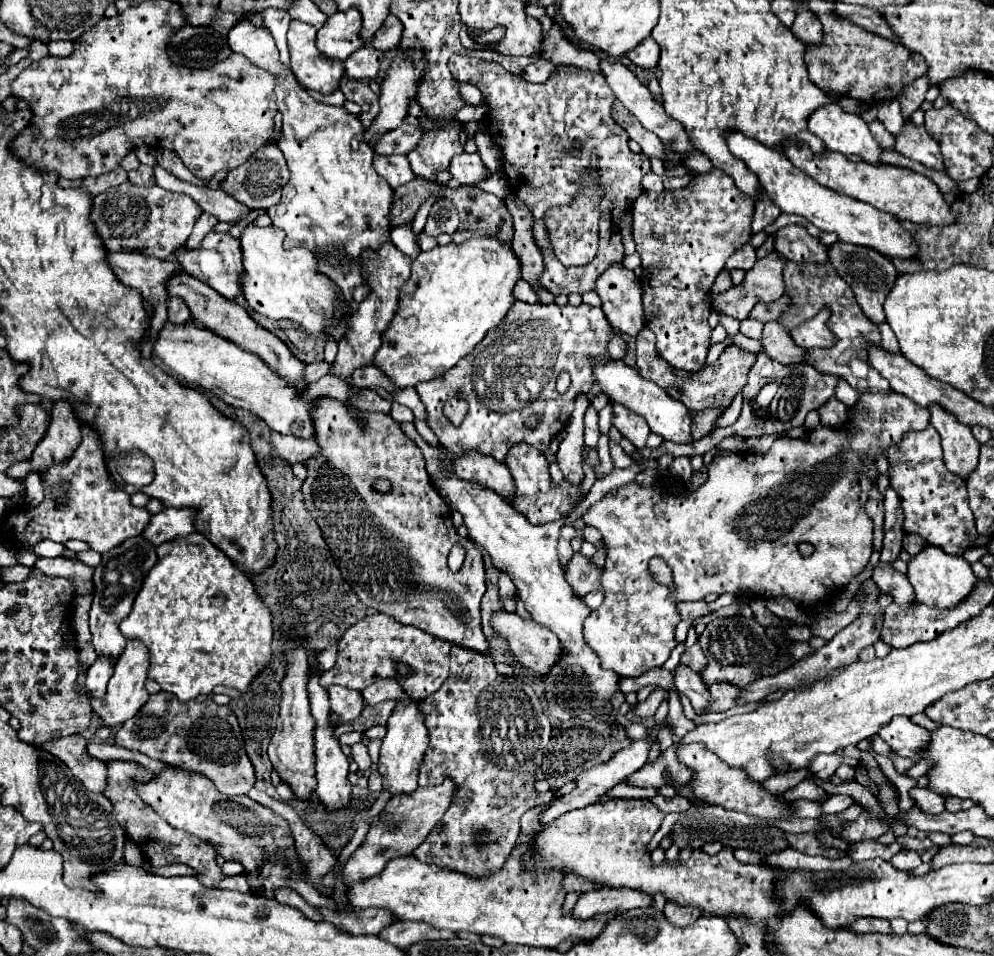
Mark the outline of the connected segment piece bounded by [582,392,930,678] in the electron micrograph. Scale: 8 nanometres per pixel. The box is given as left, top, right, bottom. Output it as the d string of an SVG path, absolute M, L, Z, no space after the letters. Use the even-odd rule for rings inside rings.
M894 392L862 394L858 406L850 412L852 416L844 430L818 426L802 438L778 438L766 454L716 454L708 466L708 480L698 490L678 490L670 478L658 478L652 486L628 482L608 490L602 500L588 508L582 518L588 526L600 530L608 548L600 578L604 602L584 620L584 640L600 658L602 668L618 672L618 676L634 678L662 666L678 644L674 632L680 622L680 602L704 600L710 592L746 590L760 598L788 596L802 608L812 608L864 570L872 554L872 520L860 504L856 474L868 464L870 468L864 474L876 478L876 452L880 448L886 452L888 446L898 442L908 430L924 430L930 422L930 412ZM800 542L814 546L808 558L798 554ZM654 556L672 568L674 590L658 584L650 576L648 562Z

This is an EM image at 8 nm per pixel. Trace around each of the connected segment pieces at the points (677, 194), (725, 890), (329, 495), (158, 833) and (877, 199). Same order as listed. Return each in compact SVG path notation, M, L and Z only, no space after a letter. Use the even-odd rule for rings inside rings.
M718 168L710 170L710 172L704 174L704 176L696 176L686 188L680 188L680 190L674 190L674 192L664 190L664 192L660 192L660 194L644 190L644 192L640 194L640 198L636 200L636 222L634 222L634 232L632 232L632 236L634 236L634 242L636 242L636 252L640 254L640 260L642 260L642 268L646 270L646 274L642 274L642 278L640 278L640 286L642 286L642 292L644 292L644 296L642 296L642 302L644 302L644 320L646 320L646 326L656 334L656 352L658 352L658 356L660 356L662 360L666 360L672 368L680 368L680 370L686 370L686 372L692 372L692 370L696 372L696 370L700 370L700 368L704 366L706 354L708 354L708 348L710 348L710 332L712 332L710 326L708 326L708 316L710 316L708 294L710 294L710 290L712 290L712 284L714 284L716 276L718 276L720 270L724 268L726 260L728 260L742 244L746 244L746 242L750 240L750 236L752 236L752 230L750 230L752 214L754 214L754 202L752 202L752 198L748 198L744 192L736 190L732 178L730 178L728 174L724 174L722 170L718 170Z
M602 800L586 806L584 810L572 810L572 814L564 814L564 818L558 818L552 822L552 826L536 834L534 852L528 854L524 862L538 868L570 868L574 876L582 876L606 888L634 888L652 896L662 892L666 900L686 906L700 906L702 912L716 916L744 914L748 922L760 922L762 926L772 922L776 906L772 906L768 890L772 890L774 870L768 866L742 864L734 858L734 850L722 848L714 856L696 850L684 864L678 860L664 860L660 866L652 866L646 846L660 828L662 820L664 812L648 800Z
M328 396L320 398L320 406L316 410L314 440L318 442L322 452L318 458L312 458L312 462L306 462L308 478L302 486L302 490L306 490L304 502L320 526L324 540L332 550L332 558L336 558L336 566L340 566L344 580L352 586L352 590L356 590L356 596L366 606L388 614L404 626L416 626L440 640L480 654L490 654L488 640L484 638L480 626L480 600L486 592L482 554L476 546L472 546L472 542L468 542L468 538L460 538L456 534L456 528L450 520L452 510L444 506L444 500L430 484L420 448L400 430L398 422L394 422L390 416L368 412L368 422L356 422L356 418L352 418L344 410L344 404L340 400ZM376 478L390 480L392 492L376 494L372 490L372 482ZM454 544L460 544L466 550L462 570L456 574L450 572L446 564L446 558Z
M112 760L112 762L106 762L106 766L108 766L108 784L104 788L104 794L114 804L114 818L120 822L120 826L126 830L126 834L136 842L136 846L142 850L142 854L150 860L152 868L166 866L166 864L170 864L170 858L172 858L174 864L186 864L186 866L190 866L196 872L194 876L206 888L214 888L214 884L218 880L226 878L226 874L222 872L222 868L216 864L216 850L212 850L212 846L208 846L206 842L202 842L200 838L194 838L192 834L188 834L184 830L172 828L166 820L162 820L138 796L136 784L150 782L152 776L154 776L154 772L146 770L138 762L130 762L130 760Z
M790 142L784 148L784 154L796 168L804 170L818 184L832 188L838 194L852 196L860 202L866 202L882 212L890 212L900 220L908 220L912 224L922 224L922 226L948 226L956 222L956 216L952 214L950 204L944 200L938 186L924 174L916 174L912 170L890 166L890 164L868 166L866 162L850 162L836 152L828 152L824 154L824 158L812 158L814 154L808 150L808 146L796 146L794 142Z

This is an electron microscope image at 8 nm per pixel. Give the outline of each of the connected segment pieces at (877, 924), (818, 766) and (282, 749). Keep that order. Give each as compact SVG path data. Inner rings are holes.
M860 918L860 922L852 924L852 930L856 934L866 934L866 932L880 932L880 934L890 934L890 922L878 920L878 918Z
M819 754L809 764L808 770L816 777L825 782L830 782L830 778L835 774L841 763L849 766L857 766L859 761L849 757L842 757L835 754Z
M288 650L288 678L284 678L280 716L276 720L276 732L272 734L272 740L268 746L268 758L274 770L280 774L282 782L292 788L294 796L304 802L310 800L312 790L316 788L316 772L314 772L316 720L310 716L306 678L308 678L308 656L304 654L304 650Z

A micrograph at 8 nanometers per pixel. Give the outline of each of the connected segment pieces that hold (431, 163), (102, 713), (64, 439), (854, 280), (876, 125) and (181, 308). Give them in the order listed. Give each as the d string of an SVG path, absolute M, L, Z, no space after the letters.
M422 118L420 128L424 130L424 138L420 140L420 146L408 154L410 166L416 176L438 182L438 172L448 170L448 162L464 152L466 144L466 132L460 122L452 122L446 128L430 128L430 120Z
M128 642L124 654L122 654L122 656L118 658L118 662L114 664L114 674L112 674L112 678L110 678L110 682L108 682L108 692L106 692L106 696L98 699L92 698L87 694L90 698L90 704L92 710L94 710L94 714L98 714L100 720L102 720L106 726L122 726L126 720L130 720L130 718L144 706L144 702L146 702L148 696L150 696L150 694L146 692L146 688L144 688L146 674L148 674L148 650L144 650L144 646L140 646L140 642Z
M56 402L56 406L52 408L52 420L46 430L46 436L36 446L32 460L10 466L6 474L16 480L24 480L34 470L44 480L48 468L58 462L68 462L68 458L72 458L80 442L82 434L80 434L80 422L76 422L76 414L72 414L68 402Z
M836 242L828 248L830 254L830 264L838 270L838 274L850 284L850 288L856 294L856 302L862 308L862 312L872 318L874 324L882 324L884 322L884 310L882 304L888 296L888 292L892 290L898 272L894 268L894 264L884 258L882 254L876 254L876 250L868 250L862 246L852 246L852 244L844 244L844 242Z
M874 120L874 122L870 122L868 126L870 126L872 136L874 136L880 144L884 144L884 148L890 150L890 148L892 148L892 138L894 138L894 136L884 128L884 124L882 124L880 120Z
M172 296L170 300L170 310L168 310L168 320L174 324L184 324L190 318L190 310L186 306L186 302L178 296Z

